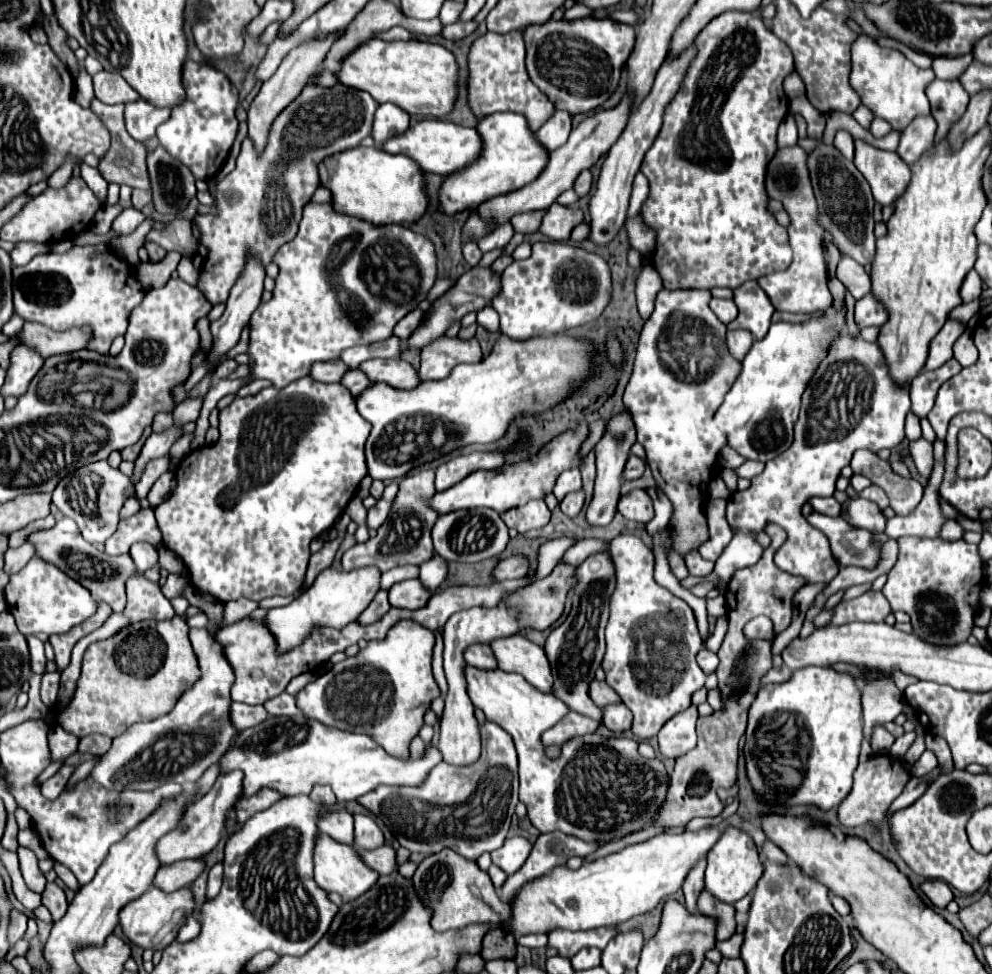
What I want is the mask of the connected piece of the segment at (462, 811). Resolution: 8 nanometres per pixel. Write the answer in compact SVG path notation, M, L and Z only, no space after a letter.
M487 721L481 727L483 751L477 763L469 767L453 767L439 763L417 787L379 785L371 793L357 797L365 809L377 815L395 835L395 839L419 853L439 853L443 847L453 849L465 859L475 861L485 851L503 845L511 817L517 805L517 753L511 735L499 725Z

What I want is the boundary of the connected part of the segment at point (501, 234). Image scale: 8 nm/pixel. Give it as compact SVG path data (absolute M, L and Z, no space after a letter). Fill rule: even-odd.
M507 221L507 225L499 225L499 229L495 229L495 233L489 233L487 237L483 237L477 245L479 245L479 249L483 251L483 253L487 253L487 251L493 251L493 249L497 249L497 247L505 247L509 241L511 241L511 237L513 237L513 225Z

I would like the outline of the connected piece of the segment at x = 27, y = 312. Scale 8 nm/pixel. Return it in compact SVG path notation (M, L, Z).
M105 245L73 247L67 253L43 253L33 257L33 261L23 267L13 267L15 313L21 315L25 321L35 321L55 331L89 325L93 335L91 335L91 345L87 345L87 349L101 355L109 353L109 347L117 335L125 335L131 309L135 309L135 305L143 301L143 297L145 289L137 277L137 269L125 257L121 257L111 247Z

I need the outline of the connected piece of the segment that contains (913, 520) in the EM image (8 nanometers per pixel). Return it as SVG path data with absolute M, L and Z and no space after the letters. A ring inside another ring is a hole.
M935 441L933 447L933 471L929 477L929 483L925 487L923 499L921 503L909 513L909 515L895 515L893 519L887 521L887 529L885 533L891 539L899 539L903 535L921 535L921 537L939 537L939 531L943 527L943 523L947 521L947 517L943 515L939 501L937 501L937 493L939 493L939 485L943 479L943 441Z

